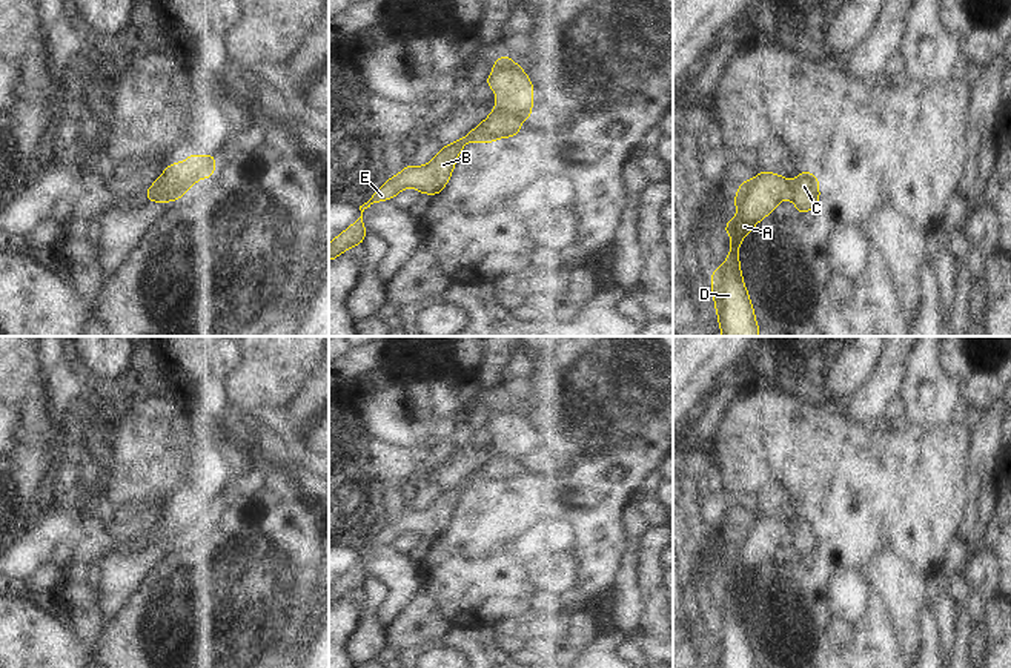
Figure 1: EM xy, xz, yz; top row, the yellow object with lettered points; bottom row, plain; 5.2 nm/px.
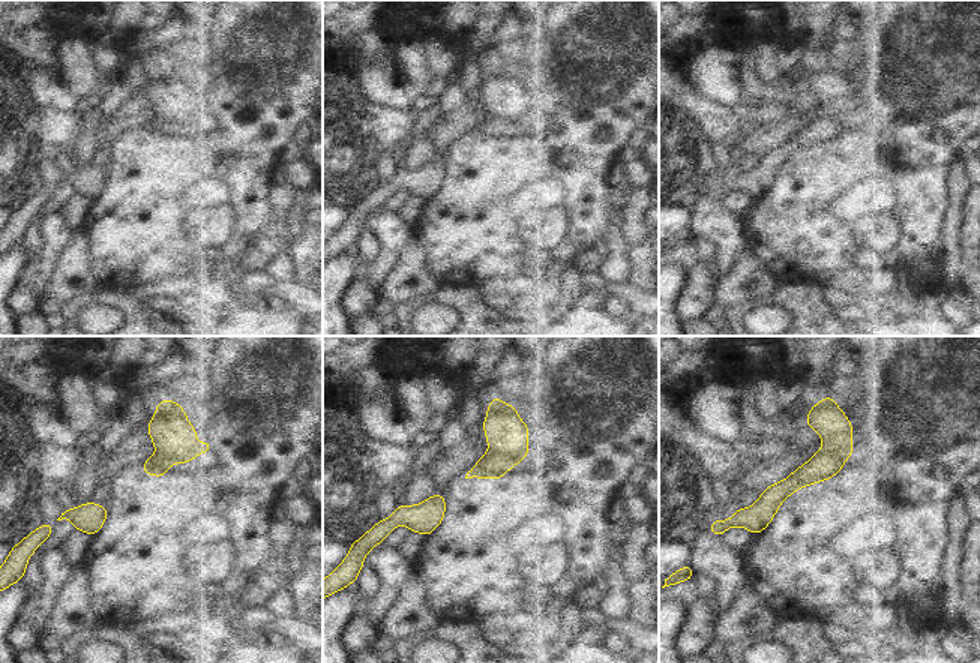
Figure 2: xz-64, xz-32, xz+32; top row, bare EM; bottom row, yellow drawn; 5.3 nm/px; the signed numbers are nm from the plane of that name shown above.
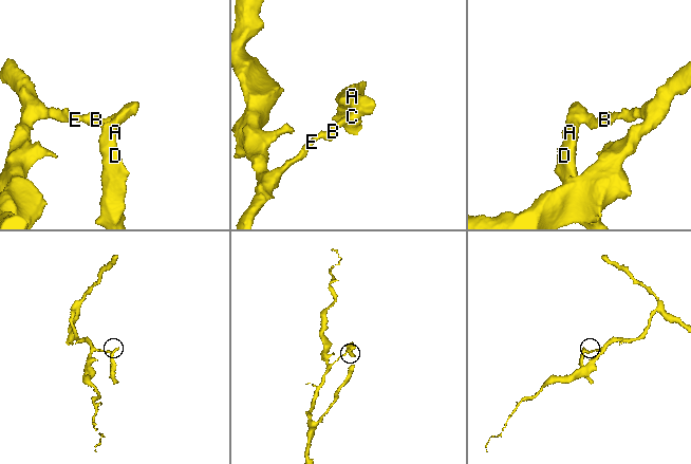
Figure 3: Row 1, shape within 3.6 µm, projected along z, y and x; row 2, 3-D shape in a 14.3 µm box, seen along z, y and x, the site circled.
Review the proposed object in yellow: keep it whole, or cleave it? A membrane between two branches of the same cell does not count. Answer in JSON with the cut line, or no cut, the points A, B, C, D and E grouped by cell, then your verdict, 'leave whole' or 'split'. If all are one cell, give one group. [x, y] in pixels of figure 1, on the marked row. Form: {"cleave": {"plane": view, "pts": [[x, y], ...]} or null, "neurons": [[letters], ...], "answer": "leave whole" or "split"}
{"cleave": {"plane": "xz", "pts": [[495, 106], [503, 112], [513, 112], [523, 119]]}, "neurons": [["A", "D"], ["B", "C", "E"]], "answer": "split"}

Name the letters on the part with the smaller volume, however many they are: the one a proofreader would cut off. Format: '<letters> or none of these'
A, D

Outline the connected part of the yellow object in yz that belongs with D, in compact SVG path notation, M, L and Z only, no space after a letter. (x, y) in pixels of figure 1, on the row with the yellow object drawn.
M761 172L738 189L734 197L738 213L727 221L724 229L731 235L730 253L725 263L710 275L722 336L759 336L750 295L741 275L738 250L742 238L750 235L761 220L774 212L781 200L790 198L791 183L771 172Z

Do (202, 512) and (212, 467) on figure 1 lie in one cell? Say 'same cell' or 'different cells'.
same cell

